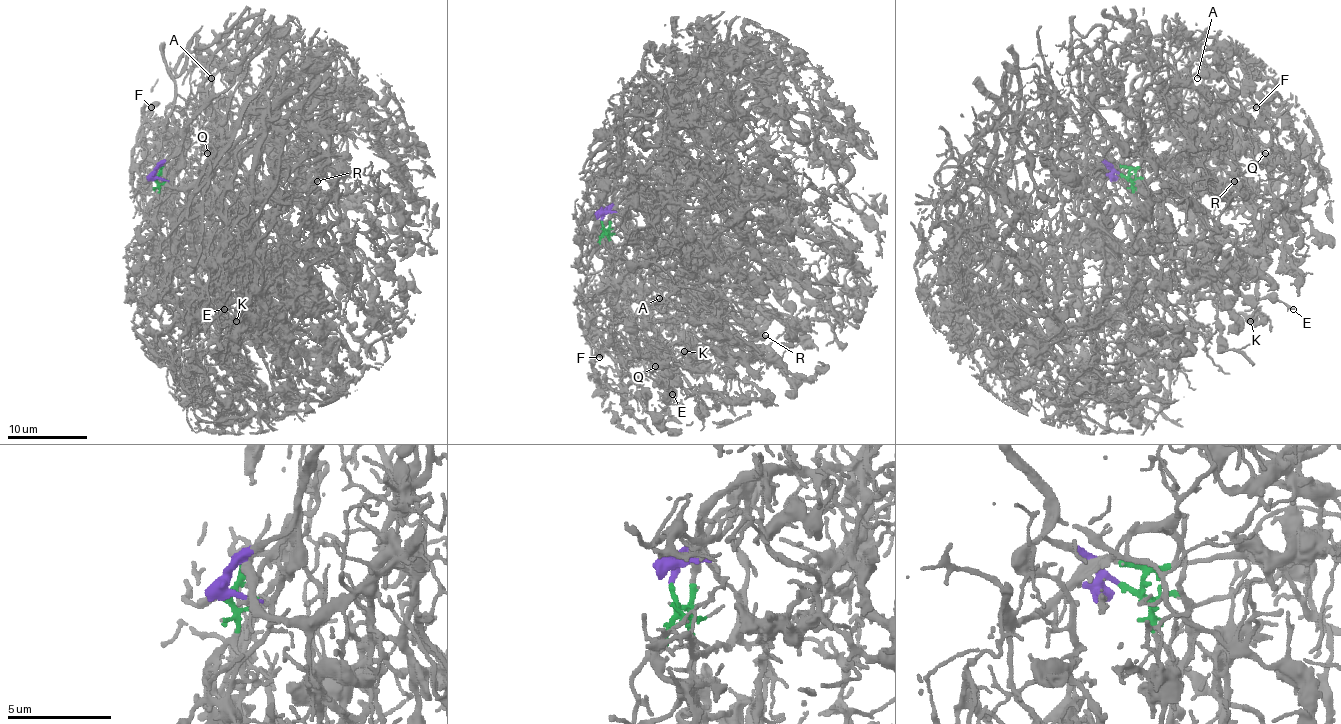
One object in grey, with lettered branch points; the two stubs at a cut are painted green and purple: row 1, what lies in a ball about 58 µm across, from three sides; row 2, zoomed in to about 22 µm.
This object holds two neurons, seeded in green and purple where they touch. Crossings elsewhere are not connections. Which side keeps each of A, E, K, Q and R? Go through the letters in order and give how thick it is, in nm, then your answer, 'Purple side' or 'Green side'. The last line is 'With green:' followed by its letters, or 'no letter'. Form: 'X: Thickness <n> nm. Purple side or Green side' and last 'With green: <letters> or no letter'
A: Thickness 130 nm. Purple side
E: Thickness 190 nm. Green side
K: Thickness 120 nm. Green side
Q: Thickness 110 nm. Purple side
R: Thickness 190 nm. Purple side
With green: E, K

